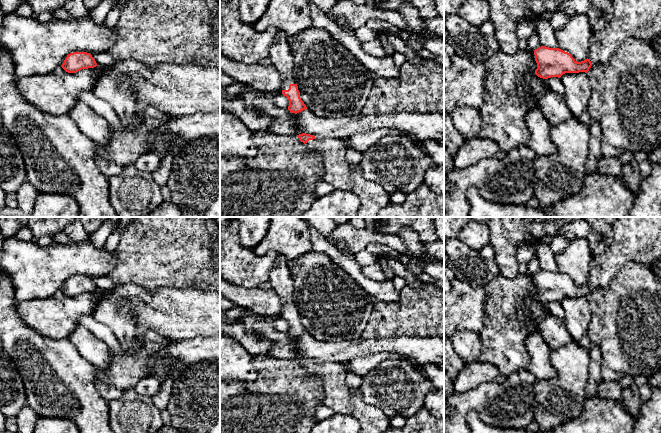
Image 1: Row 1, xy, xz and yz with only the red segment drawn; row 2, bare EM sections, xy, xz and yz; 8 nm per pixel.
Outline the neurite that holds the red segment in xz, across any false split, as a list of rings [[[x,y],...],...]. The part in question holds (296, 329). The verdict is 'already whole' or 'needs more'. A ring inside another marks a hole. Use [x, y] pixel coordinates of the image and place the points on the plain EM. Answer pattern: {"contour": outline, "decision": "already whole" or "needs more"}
{"contour": [[[278,254],[268,282],[281,299],[282,318],[289,324],[288,334],[297,338],[307,331],[300,322],[298,310],[293,301],[294,283],[287,262],[288,260],[282,254]]], "decision": "needs more"}

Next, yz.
{"contour": [[[618,217],[611,225],[612,242],[602,255],[593,257],[586,284],[577,286],[568,276],[541,270],[532,278],[534,287],[532,295],[543,303],[560,302],[565,297],[587,297],[593,288],[606,288],[628,262],[634,261],[652,268],[658,260],[661,260],[661,217]]], "decision": "needs more"}

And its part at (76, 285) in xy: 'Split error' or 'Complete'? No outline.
Complete

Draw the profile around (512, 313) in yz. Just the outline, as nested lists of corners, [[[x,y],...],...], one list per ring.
[[[530,273],[518,274],[511,280],[497,275],[484,286],[485,316],[480,335],[482,352],[478,361],[492,363],[506,379],[527,370],[530,356],[526,351],[526,338],[531,333],[538,333],[539,321],[549,312],[547,303],[538,301],[532,295],[533,277]]]

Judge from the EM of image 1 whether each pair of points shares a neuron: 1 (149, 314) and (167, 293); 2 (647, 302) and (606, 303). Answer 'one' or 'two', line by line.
1: one
2: one

